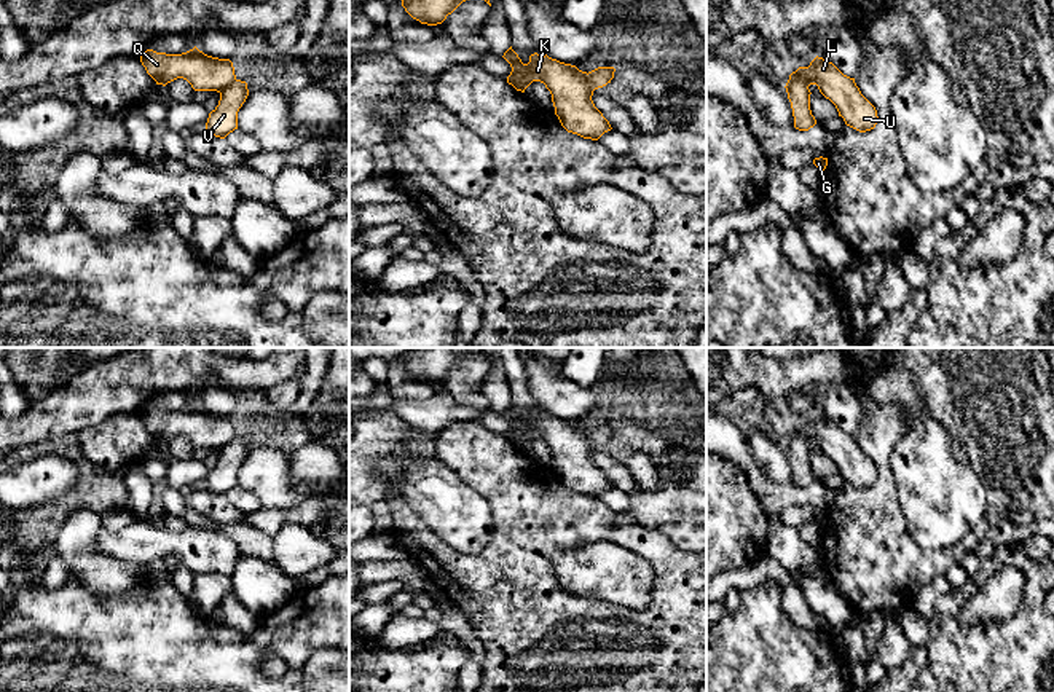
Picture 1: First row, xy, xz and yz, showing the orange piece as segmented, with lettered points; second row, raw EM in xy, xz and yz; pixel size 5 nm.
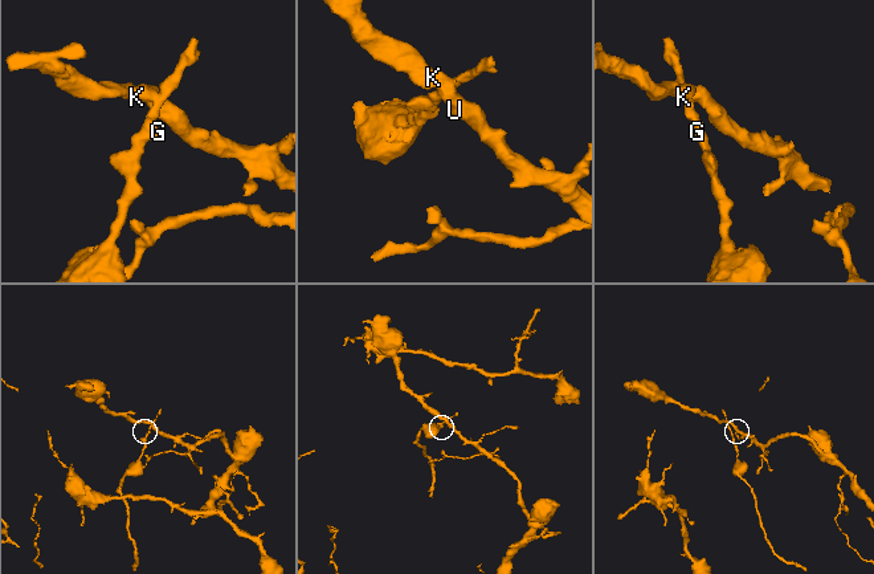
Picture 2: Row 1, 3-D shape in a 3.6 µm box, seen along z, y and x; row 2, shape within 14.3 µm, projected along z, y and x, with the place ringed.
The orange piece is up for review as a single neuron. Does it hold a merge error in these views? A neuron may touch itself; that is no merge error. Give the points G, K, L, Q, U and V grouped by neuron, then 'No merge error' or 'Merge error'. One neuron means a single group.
Groups: G V / K L Q U. Merge error

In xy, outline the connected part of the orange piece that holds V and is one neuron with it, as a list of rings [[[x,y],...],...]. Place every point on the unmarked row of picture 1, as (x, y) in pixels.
[[[234,437],[231,443],[220,450],[218,462],[209,470],[206,488],[210,493],[225,496],[238,486],[238,469],[249,453],[247,440]]]

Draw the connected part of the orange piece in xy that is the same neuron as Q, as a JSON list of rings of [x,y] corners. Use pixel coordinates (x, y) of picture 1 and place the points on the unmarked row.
[[[196,403],[182,411],[166,411],[147,407],[140,410],[140,419],[156,442],[183,435],[195,448],[222,450],[236,437],[230,416],[218,416],[204,411]]]

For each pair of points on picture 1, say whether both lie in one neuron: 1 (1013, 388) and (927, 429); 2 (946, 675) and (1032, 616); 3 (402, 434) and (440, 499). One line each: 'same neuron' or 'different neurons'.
1: different neurons
2: same neuron
3: same neuron

